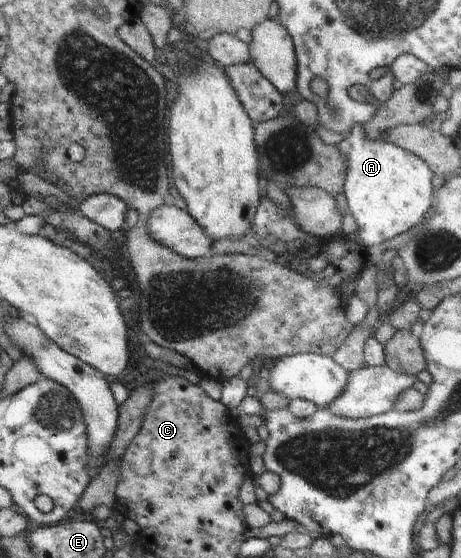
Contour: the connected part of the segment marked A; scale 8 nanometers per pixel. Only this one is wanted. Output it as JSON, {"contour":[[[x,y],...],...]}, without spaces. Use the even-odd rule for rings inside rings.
{"contour":[[[362,125],[354,126],[351,133],[337,144],[337,149],[345,157],[346,163],[343,182],[346,210],[354,216],[358,224],[357,238],[360,238],[366,247],[389,241],[424,220],[424,216],[434,205],[432,193],[435,186],[433,185],[432,169],[422,160],[422,157],[419,157],[414,151],[410,152],[384,140],[372,140],[365,133]]]}

